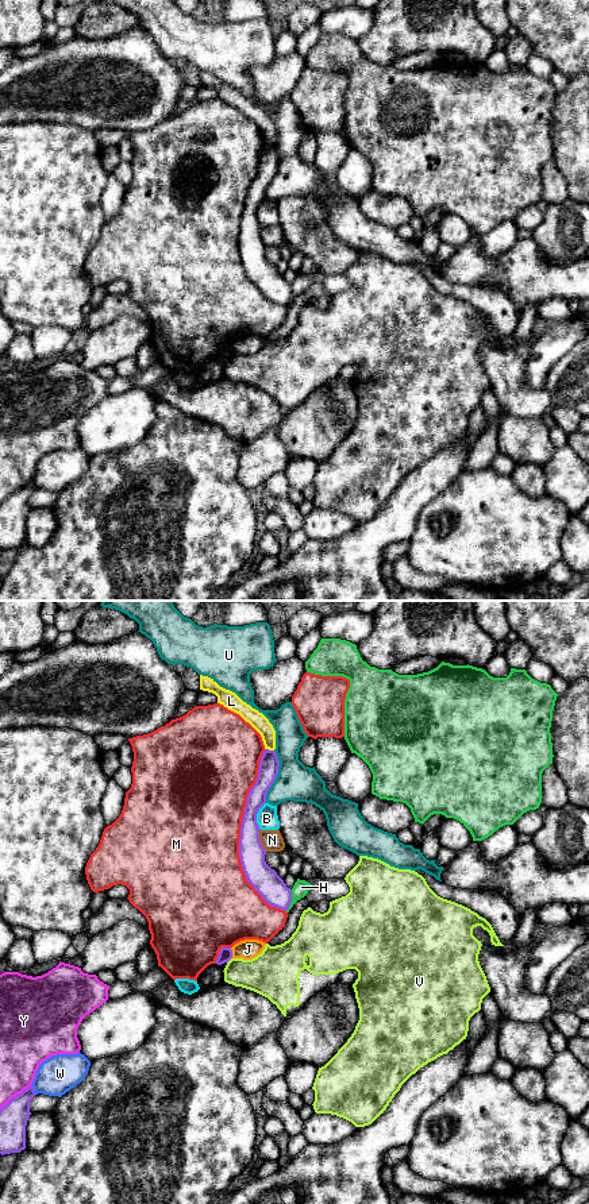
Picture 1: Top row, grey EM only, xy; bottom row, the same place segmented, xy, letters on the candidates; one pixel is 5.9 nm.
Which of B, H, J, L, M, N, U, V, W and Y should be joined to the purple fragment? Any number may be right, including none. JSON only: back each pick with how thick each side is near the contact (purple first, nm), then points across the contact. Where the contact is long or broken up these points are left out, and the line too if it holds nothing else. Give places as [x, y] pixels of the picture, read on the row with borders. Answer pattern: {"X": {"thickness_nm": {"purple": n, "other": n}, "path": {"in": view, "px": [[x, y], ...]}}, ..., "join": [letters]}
{"join": []}

